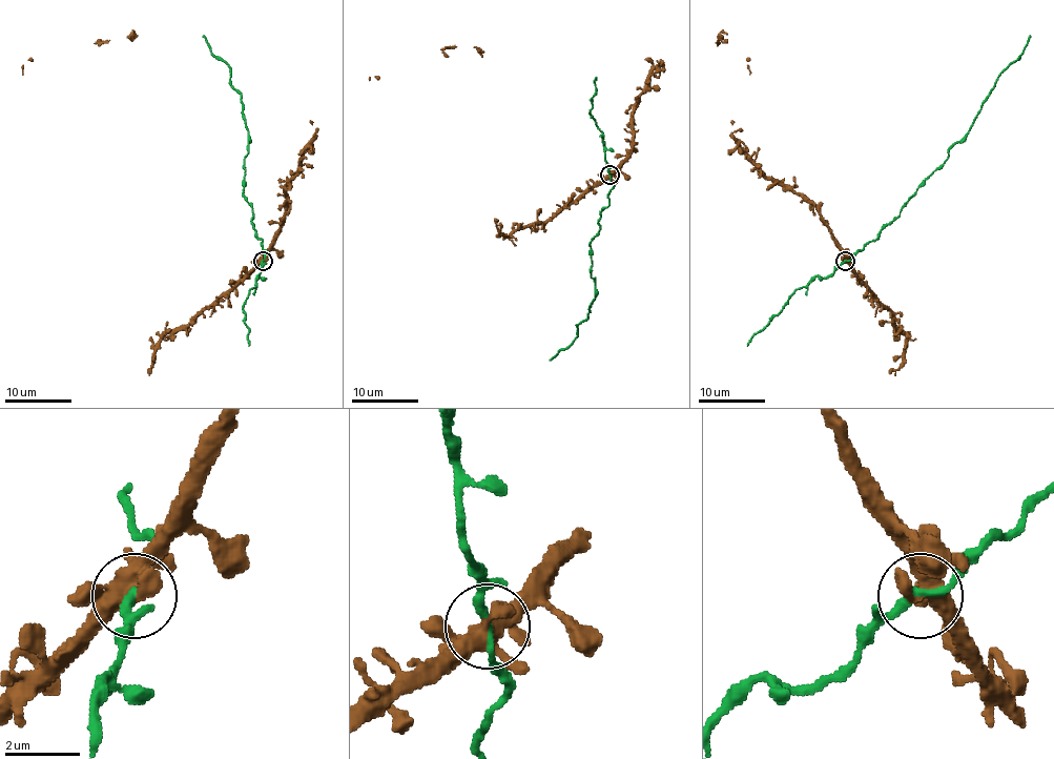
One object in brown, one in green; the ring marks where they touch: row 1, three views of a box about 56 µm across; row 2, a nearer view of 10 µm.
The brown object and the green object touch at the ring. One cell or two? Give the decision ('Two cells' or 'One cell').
One cell

